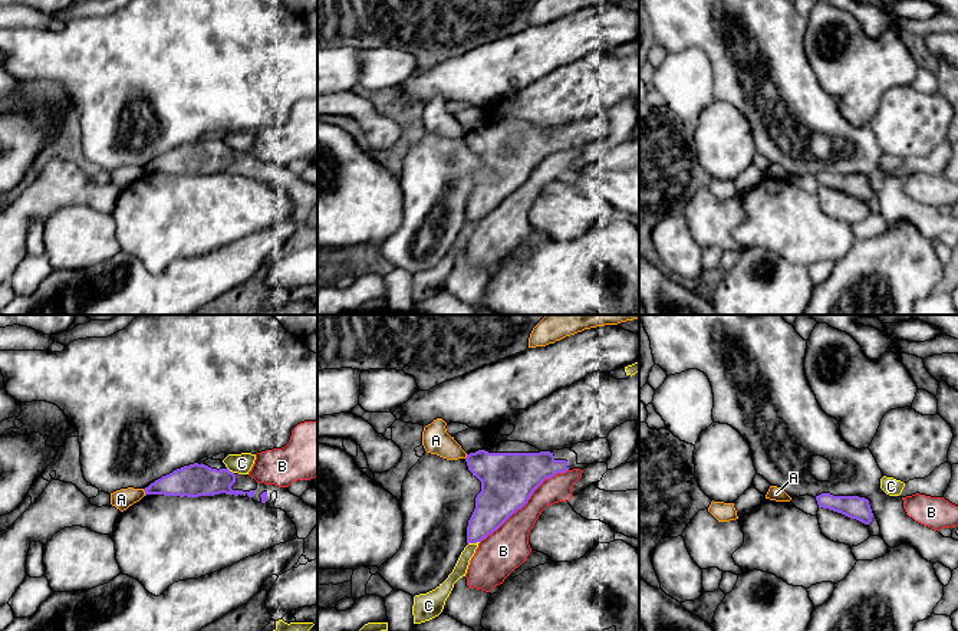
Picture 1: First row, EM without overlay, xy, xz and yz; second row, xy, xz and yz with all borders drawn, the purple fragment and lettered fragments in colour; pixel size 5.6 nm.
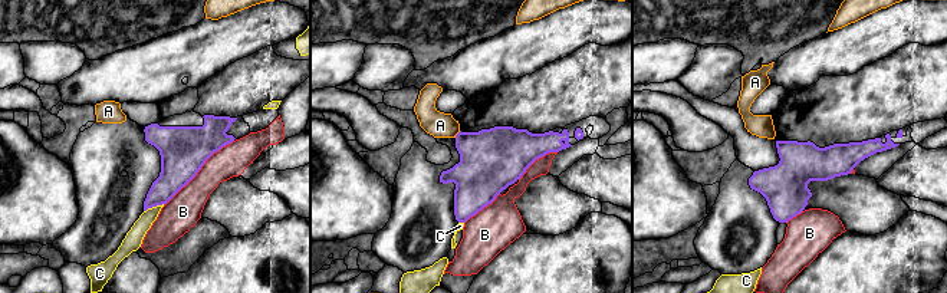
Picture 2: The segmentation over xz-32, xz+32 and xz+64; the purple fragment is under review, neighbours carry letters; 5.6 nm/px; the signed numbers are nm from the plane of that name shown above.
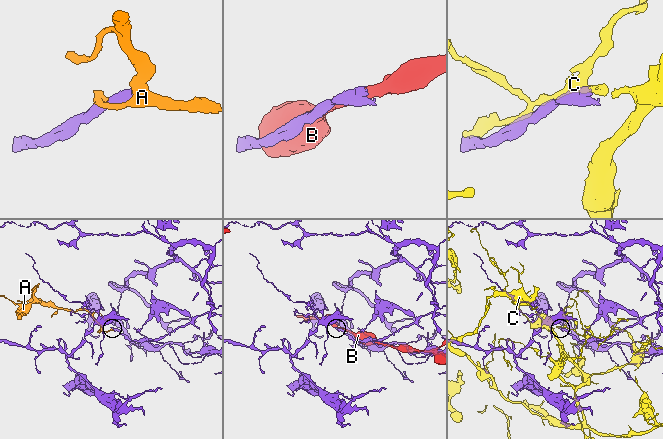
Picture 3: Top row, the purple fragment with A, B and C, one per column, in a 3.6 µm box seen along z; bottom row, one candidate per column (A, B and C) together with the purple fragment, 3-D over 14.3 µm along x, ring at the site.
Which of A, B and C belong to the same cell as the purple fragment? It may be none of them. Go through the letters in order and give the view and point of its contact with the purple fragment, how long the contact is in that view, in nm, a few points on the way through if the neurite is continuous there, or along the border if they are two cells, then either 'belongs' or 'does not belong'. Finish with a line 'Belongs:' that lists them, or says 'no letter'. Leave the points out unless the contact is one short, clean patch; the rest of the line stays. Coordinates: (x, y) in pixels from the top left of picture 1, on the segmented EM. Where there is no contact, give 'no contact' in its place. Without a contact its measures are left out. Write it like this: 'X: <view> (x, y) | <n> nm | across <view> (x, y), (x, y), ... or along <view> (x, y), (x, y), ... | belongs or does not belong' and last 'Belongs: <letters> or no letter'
A: xy (144, 490) | 40 nm | along xy (142, 489), (145, 495) | does not belong
B: xz (524, 503) | 650 nm | does not belong
C: xz (473, 542) | 70 nm | does not belong
Belongs: no letter

